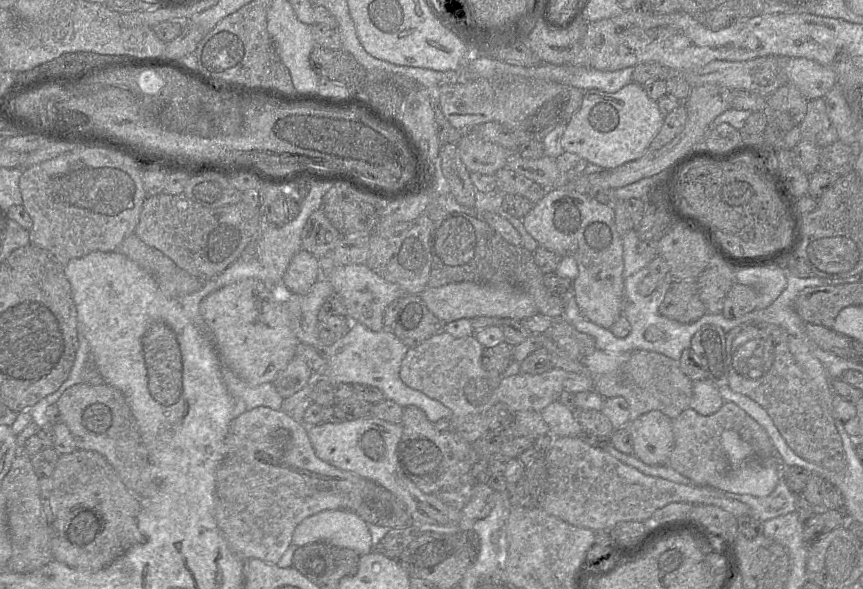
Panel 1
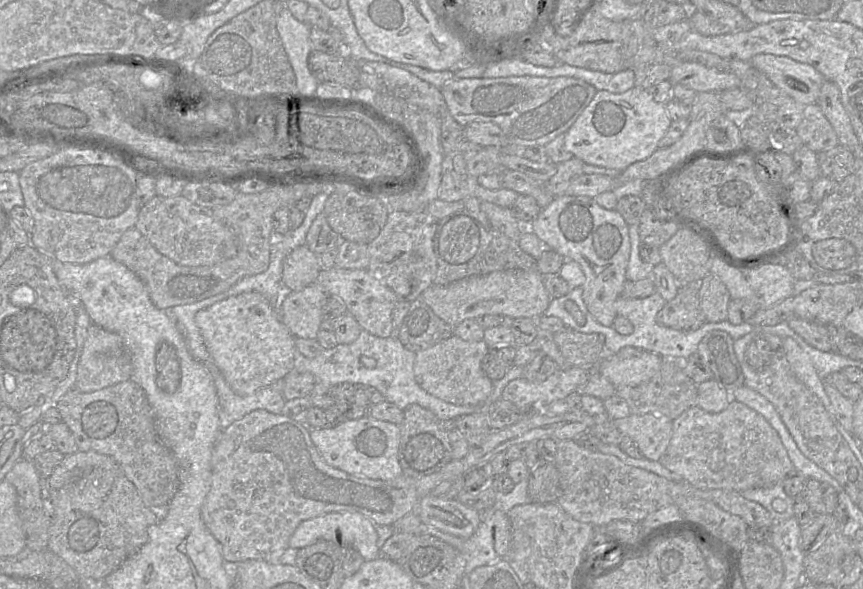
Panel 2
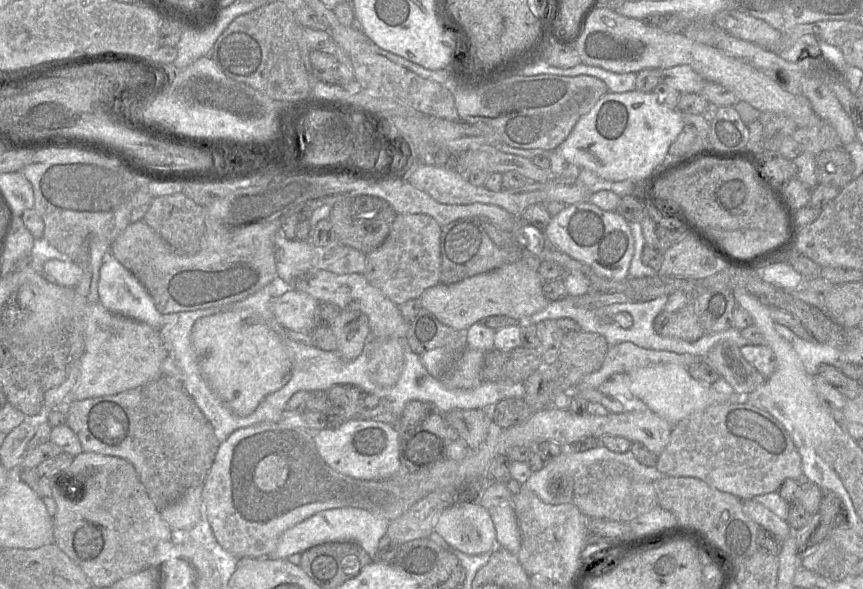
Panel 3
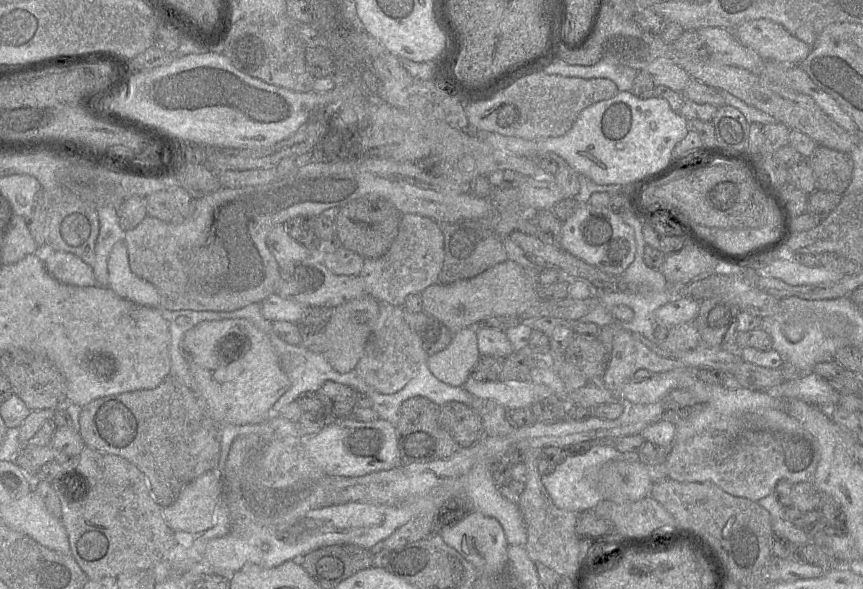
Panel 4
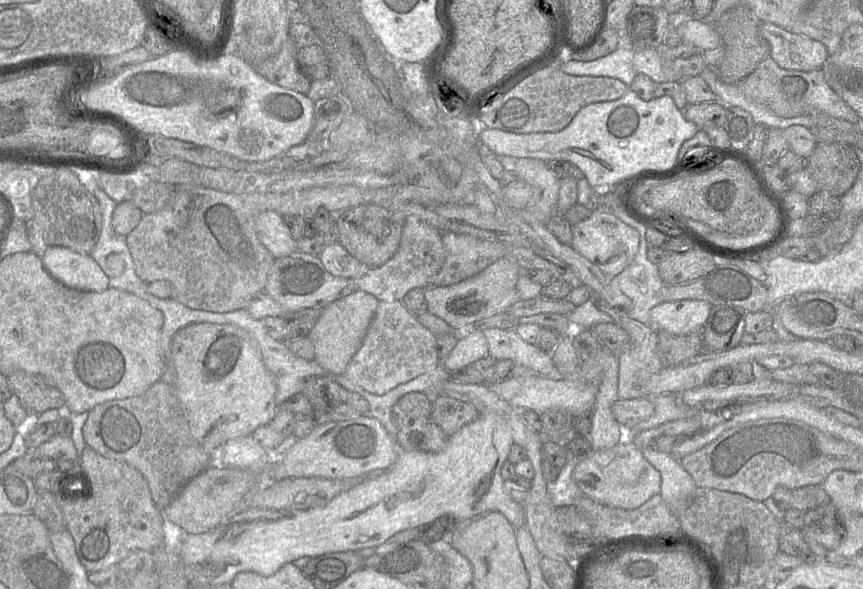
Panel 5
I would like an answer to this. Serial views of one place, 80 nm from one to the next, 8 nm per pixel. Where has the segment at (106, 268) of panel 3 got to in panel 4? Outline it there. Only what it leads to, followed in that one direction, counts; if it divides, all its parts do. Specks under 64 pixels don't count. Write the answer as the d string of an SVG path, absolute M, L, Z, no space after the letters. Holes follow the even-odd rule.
M119 241L113 246L108 257L107 265L108 265L108 284L107 286L103 286L103 287L109 287L112 291L114 291L120 297L130 300L136 304L149 306L149 307L159 307L160 298L156 288L151 283L137 277L131 271L129 266L128 251L124 241Z

